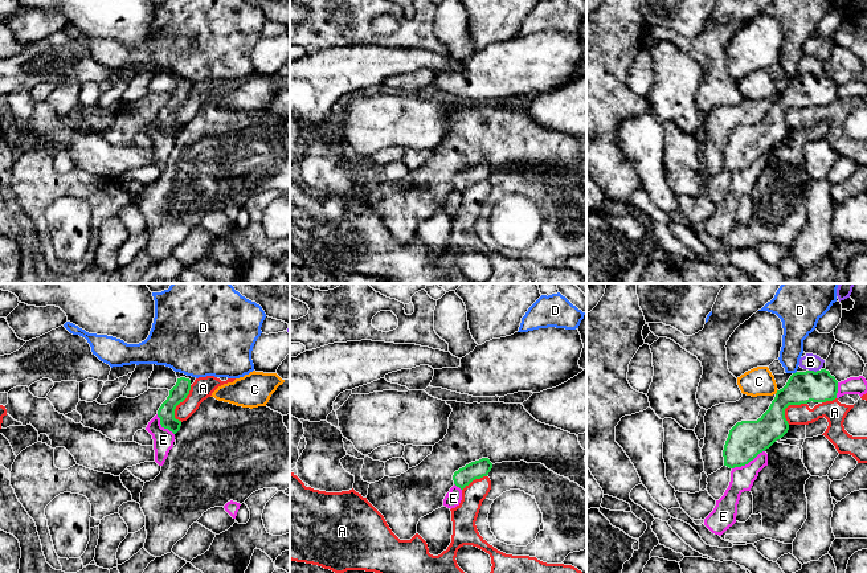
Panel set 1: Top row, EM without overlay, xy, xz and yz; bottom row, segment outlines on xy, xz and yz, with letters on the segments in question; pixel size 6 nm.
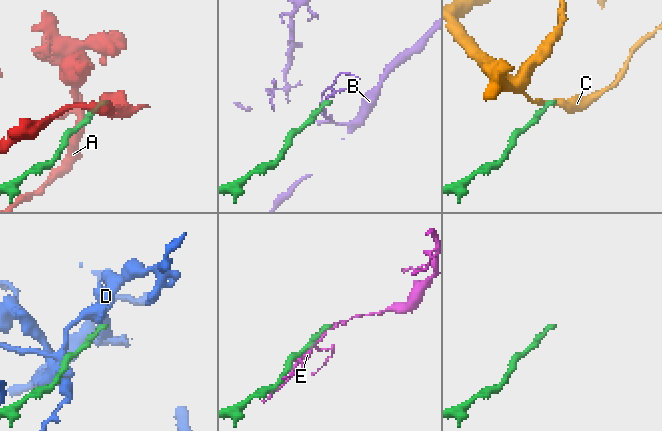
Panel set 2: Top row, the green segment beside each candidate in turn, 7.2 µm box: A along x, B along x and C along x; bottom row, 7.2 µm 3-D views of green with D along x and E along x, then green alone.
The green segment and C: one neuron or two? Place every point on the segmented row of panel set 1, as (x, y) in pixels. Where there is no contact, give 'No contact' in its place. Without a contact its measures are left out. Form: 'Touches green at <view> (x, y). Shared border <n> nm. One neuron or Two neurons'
Touches green at yz (777, 392). Shared border 40 nm. Two neurons

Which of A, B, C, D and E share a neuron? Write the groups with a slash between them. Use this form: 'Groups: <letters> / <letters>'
Groups: A / B / C / D / E

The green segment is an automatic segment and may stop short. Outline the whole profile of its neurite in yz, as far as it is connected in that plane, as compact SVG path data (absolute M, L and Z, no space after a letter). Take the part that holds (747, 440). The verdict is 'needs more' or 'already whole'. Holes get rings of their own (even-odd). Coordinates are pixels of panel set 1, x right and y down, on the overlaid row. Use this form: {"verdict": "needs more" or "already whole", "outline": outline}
{"verdict": "already whole", "outline": "M826 368L793 373L757 421L741 421L729 430L723 450L724 466L729 468L745 466L782 438L789 430L785 418L785 409L789 405L833 401L837 393L838 381Z"}

